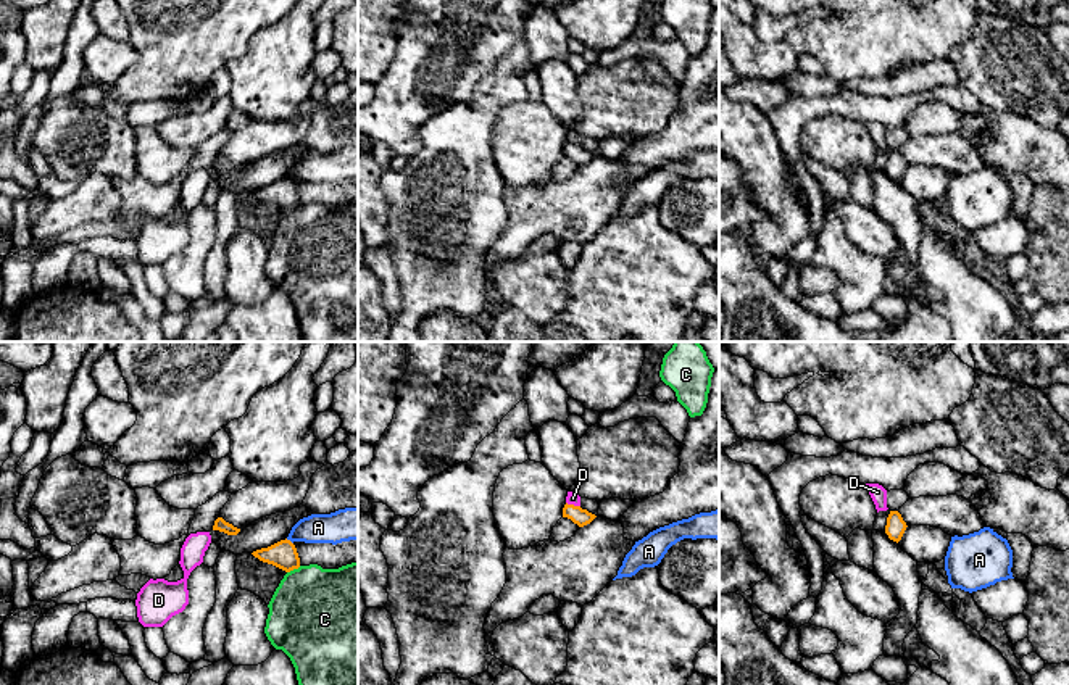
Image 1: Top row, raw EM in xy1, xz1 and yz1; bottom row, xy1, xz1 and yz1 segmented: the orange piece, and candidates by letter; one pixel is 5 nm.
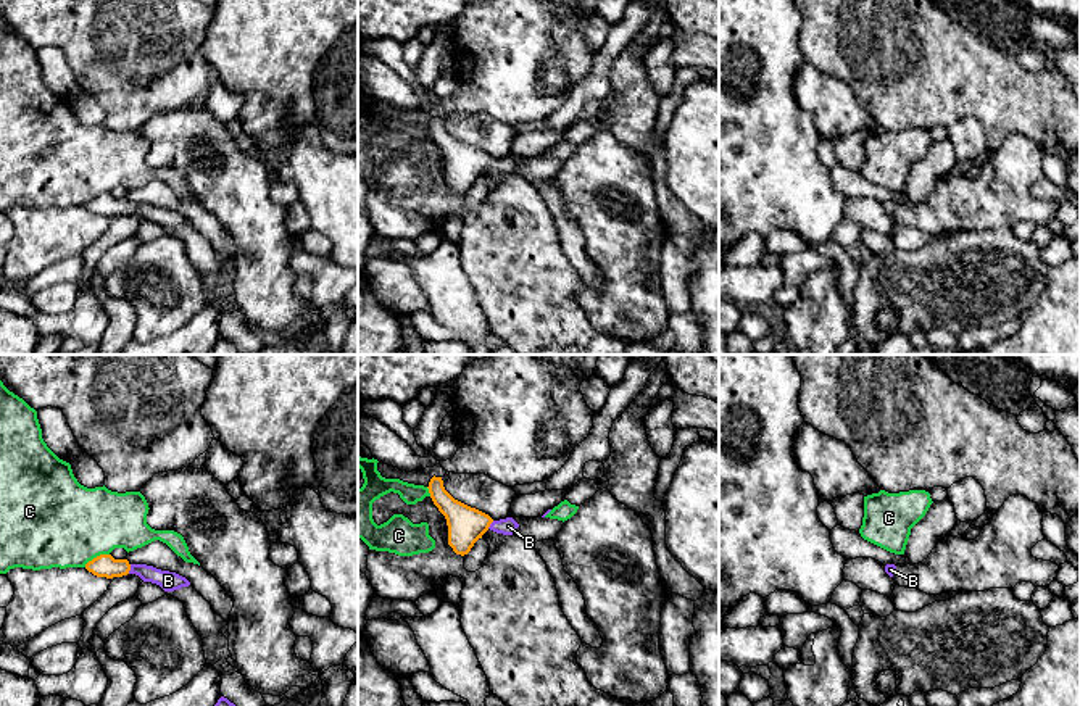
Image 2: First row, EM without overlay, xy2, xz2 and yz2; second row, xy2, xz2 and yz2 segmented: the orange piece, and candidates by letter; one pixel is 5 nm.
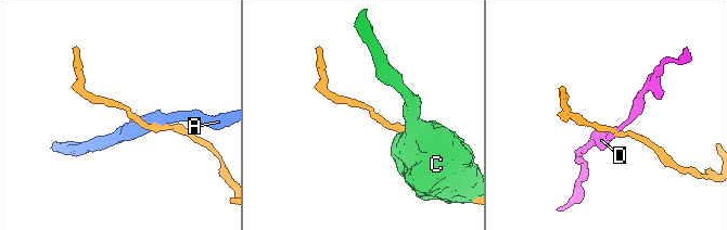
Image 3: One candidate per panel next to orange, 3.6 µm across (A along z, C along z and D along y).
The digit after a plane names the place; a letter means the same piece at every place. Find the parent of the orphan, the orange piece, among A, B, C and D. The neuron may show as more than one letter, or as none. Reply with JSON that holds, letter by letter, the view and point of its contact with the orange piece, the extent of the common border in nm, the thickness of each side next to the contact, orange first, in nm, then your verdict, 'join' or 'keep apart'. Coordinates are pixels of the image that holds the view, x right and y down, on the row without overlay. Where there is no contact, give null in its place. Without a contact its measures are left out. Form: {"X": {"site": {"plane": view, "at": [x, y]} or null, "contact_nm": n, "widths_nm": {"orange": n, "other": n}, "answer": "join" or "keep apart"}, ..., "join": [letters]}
{"A": {"site": {"plane": "xy1", "at": [289, 179]}, "contact_nm": 50, "widths_nm": {"orange": 140, "other": 160}, "answer": "keep apart"}, "B": {"site": {"plane": "xy2", "at": [129, 208]}, "contact_nm": 50, "widths_nm": {"orange": 110, "other": 100}, "answer": "join"}, "C": {"site": {"plane": "xy2", "at": [97, 195]}, "contact_nm": 140, "widths_nm": {"orange": 110, "other": 440}, "answer": "keep apart"}, "D": {"site": {"plane": "xz1", "at": [573, 144]}, "contact_nm": 80, "widths_nm": {"orange": 90, "other": 60}, "answer": "keep apart"}, "join": ["B"]}

